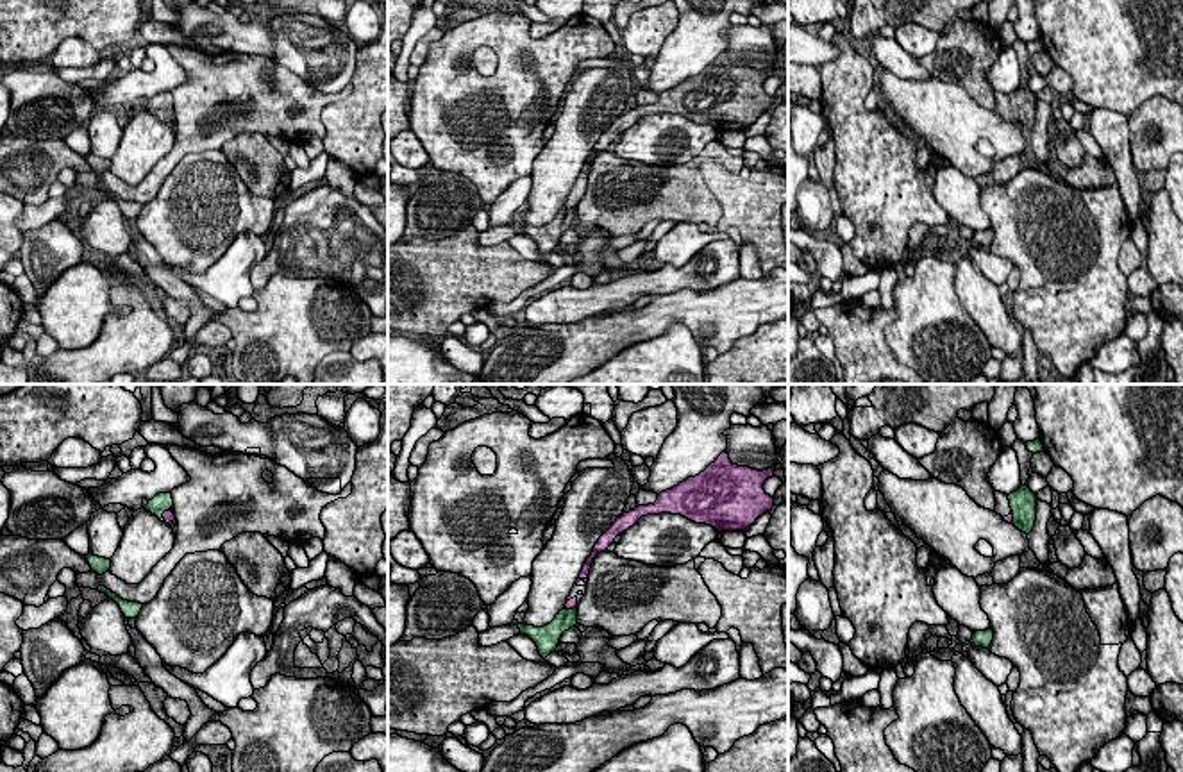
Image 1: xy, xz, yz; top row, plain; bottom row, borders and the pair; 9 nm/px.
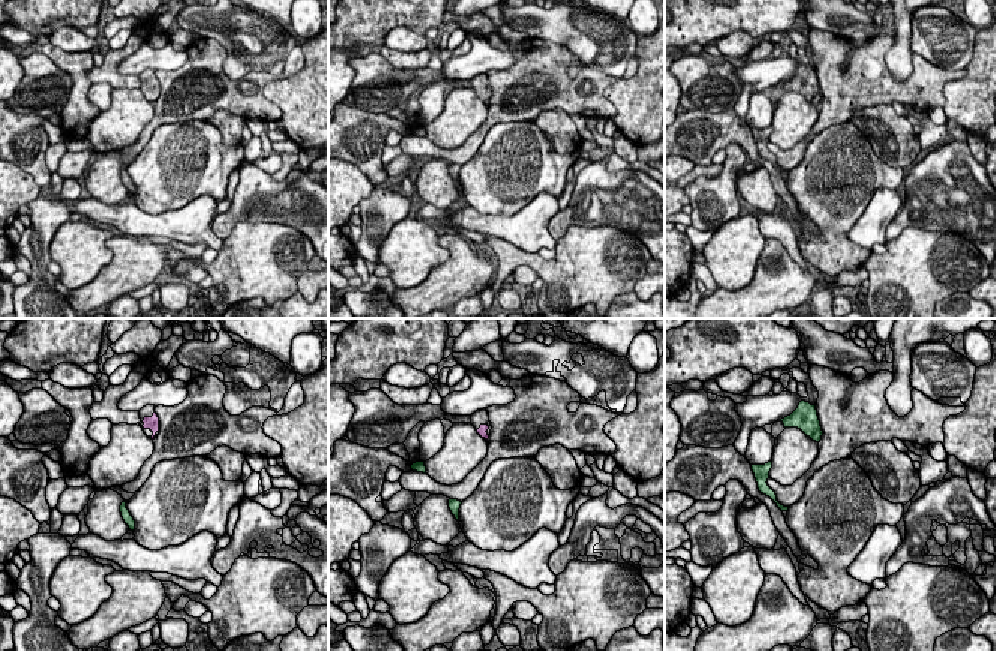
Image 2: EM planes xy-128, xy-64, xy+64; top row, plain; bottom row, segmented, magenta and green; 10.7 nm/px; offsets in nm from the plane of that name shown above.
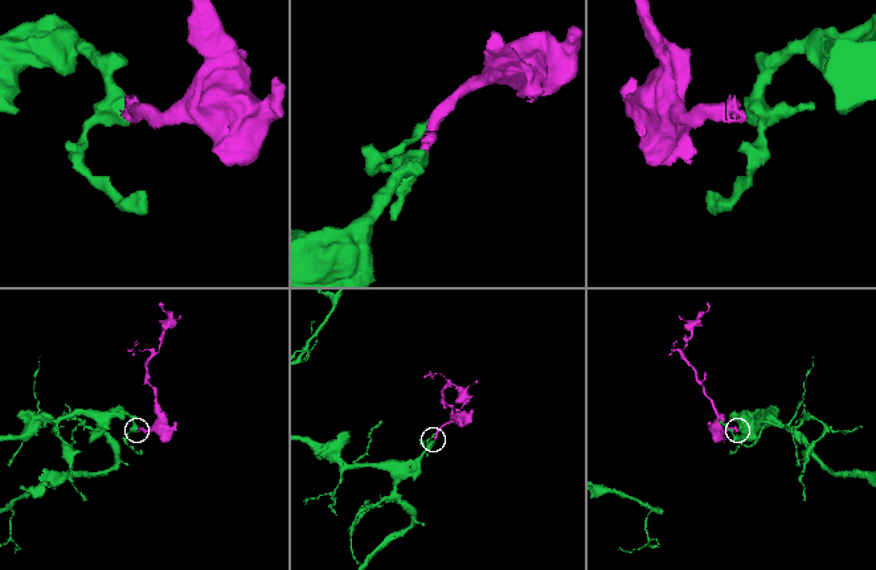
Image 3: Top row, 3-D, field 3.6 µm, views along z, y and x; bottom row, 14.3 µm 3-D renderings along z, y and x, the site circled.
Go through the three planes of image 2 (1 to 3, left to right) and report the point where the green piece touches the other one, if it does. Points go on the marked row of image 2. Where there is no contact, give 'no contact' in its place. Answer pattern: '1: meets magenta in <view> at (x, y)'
1: no contact
2: no contact
3: no contact

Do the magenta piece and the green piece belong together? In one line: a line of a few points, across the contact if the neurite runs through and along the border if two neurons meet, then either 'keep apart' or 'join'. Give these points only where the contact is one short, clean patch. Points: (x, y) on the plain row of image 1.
xy (168, 117), (163, 117), (161, 102) | join

